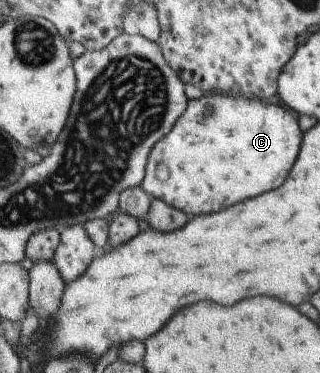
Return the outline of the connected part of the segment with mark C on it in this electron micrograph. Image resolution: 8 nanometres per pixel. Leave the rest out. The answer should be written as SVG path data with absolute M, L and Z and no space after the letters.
M204 94L199 99L190 100L182 117L183 121L179 121L179 125L175 125L175 129L155 145L142 186L154 199L165 197L173 207L191 215L213 213L281 187L287 181L303 145L303 131L295 113L283 105L267 105L255 97Z

